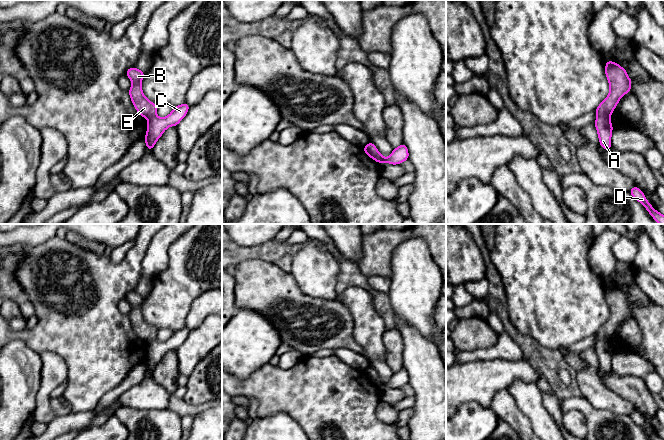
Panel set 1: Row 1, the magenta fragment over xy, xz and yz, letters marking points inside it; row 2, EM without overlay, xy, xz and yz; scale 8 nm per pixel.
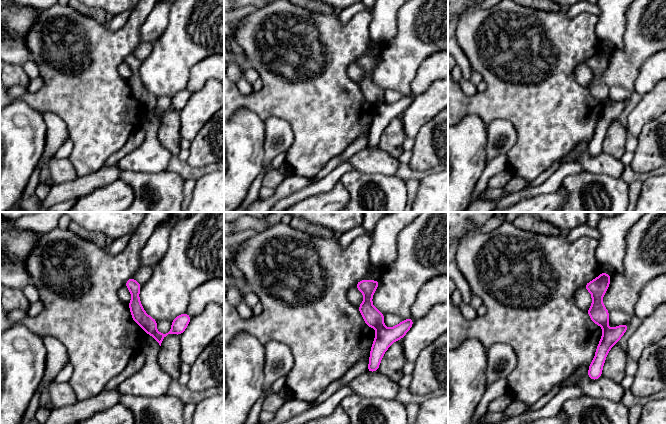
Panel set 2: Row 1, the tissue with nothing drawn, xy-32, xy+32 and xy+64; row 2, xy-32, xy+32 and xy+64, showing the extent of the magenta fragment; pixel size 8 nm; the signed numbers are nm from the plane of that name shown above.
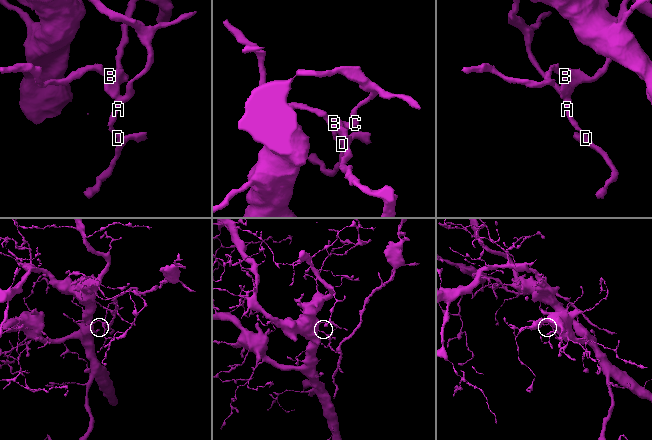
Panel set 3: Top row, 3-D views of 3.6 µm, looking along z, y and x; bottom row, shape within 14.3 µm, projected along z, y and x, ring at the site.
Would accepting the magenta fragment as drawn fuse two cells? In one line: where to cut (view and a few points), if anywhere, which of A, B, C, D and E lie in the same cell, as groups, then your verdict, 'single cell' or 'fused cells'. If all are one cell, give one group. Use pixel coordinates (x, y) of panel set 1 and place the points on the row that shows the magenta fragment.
cut in yz along (609, 115), (600, 115), (598, 117); A C D / B E; fused cells

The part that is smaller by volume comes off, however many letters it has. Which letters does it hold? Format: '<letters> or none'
B, E

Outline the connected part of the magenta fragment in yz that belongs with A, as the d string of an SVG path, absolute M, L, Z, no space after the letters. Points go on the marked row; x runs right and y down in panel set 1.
M599 116L594 124L597 129L600 145L604 150L609 151L612 146L611 135L613 130L610 116Z

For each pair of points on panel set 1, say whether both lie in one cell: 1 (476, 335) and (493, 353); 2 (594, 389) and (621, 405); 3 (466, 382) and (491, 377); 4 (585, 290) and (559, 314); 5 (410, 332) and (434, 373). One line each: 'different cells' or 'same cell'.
1: different cells
2: same cell
3: same cell
4: same cell
5: same cell

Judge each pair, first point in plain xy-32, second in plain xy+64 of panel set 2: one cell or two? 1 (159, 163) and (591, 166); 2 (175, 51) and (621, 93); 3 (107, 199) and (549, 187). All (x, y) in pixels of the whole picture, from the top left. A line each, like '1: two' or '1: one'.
1: one
2: two
3: two

